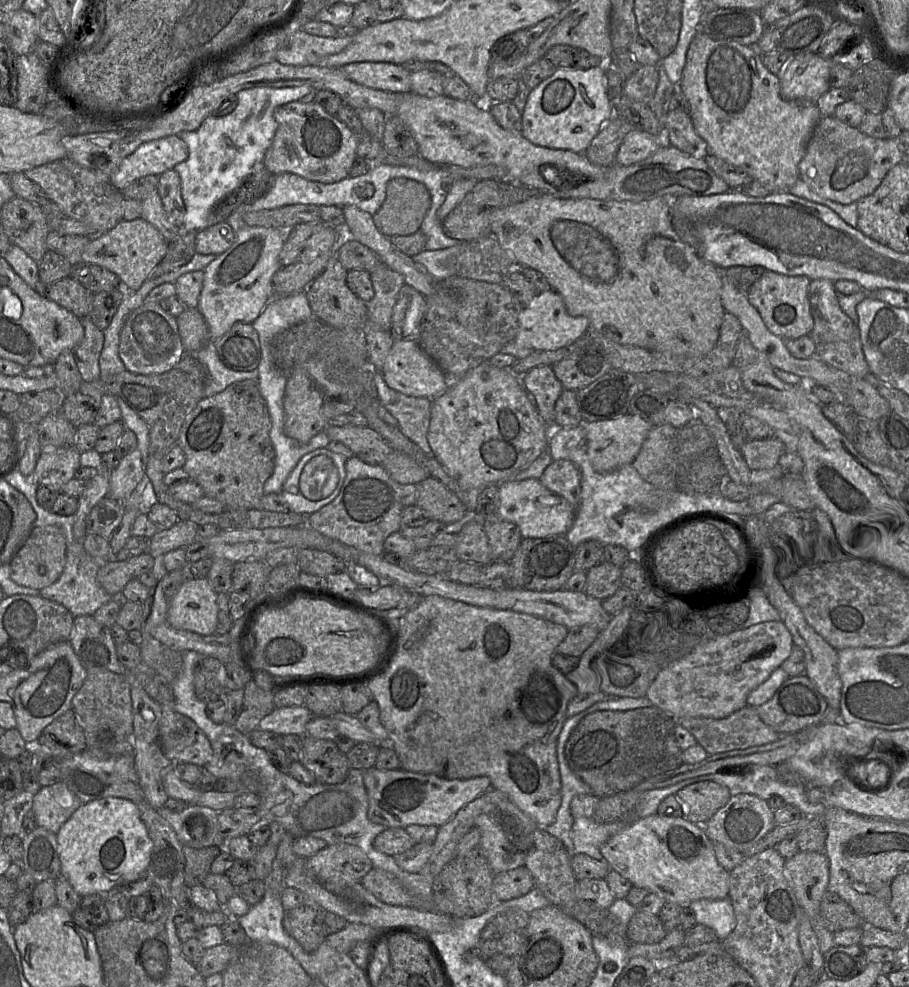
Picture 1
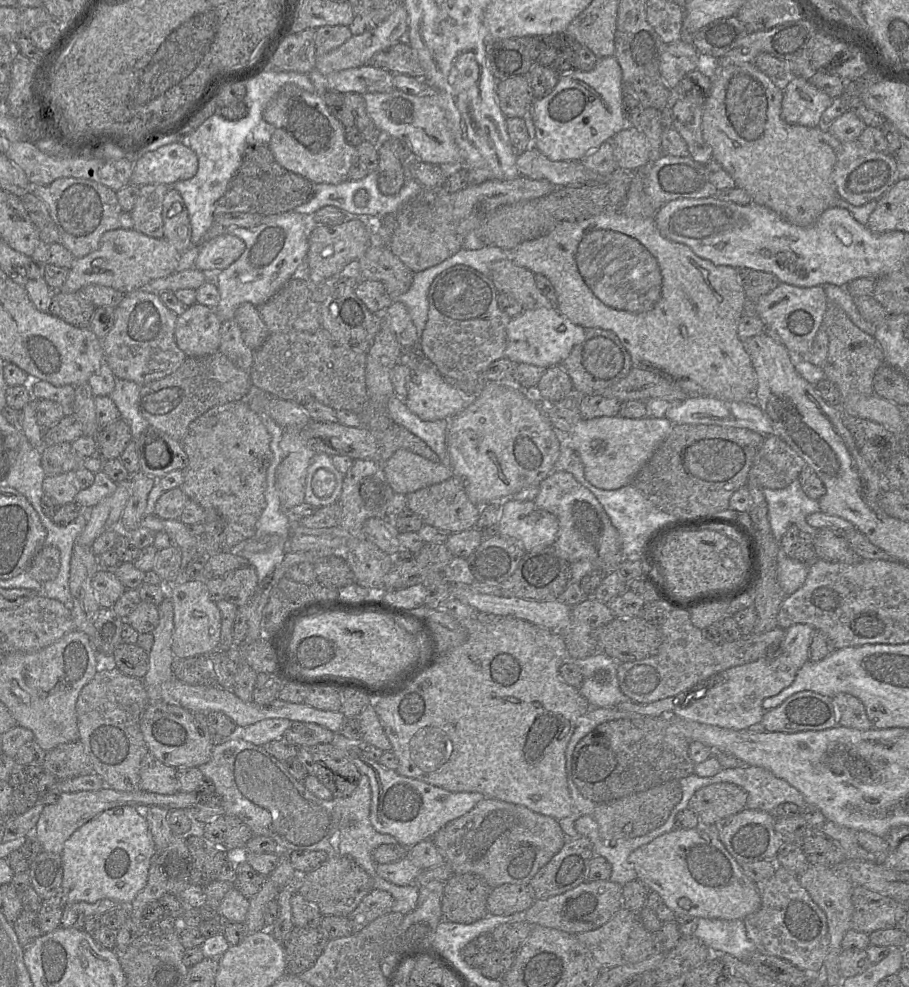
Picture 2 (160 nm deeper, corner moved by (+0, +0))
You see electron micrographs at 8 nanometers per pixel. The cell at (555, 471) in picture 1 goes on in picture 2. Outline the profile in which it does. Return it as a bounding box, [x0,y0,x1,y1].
[534,471,623,572]

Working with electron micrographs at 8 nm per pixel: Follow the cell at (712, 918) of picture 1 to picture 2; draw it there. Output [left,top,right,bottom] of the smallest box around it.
[694,918,757,963]

